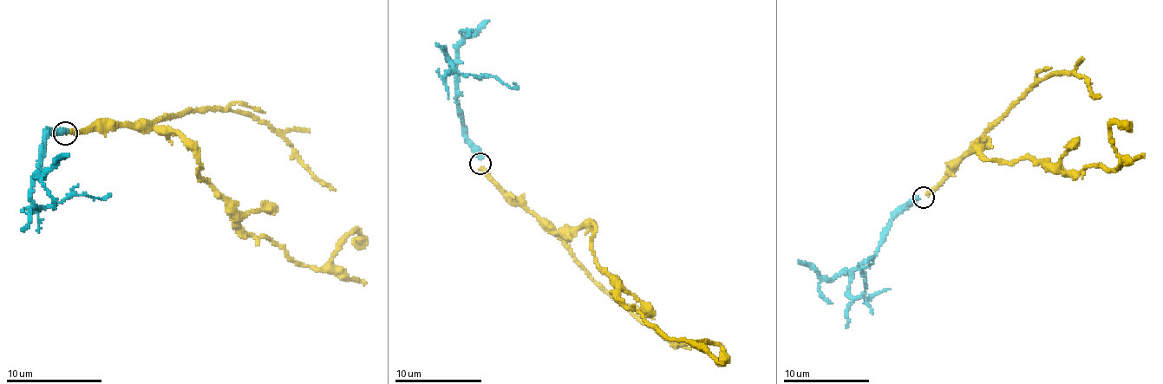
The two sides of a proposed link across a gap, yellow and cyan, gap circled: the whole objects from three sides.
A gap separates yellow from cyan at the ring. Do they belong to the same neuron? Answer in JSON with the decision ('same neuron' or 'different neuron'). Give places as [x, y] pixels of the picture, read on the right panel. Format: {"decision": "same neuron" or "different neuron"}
{"decision": "different neuron"}

